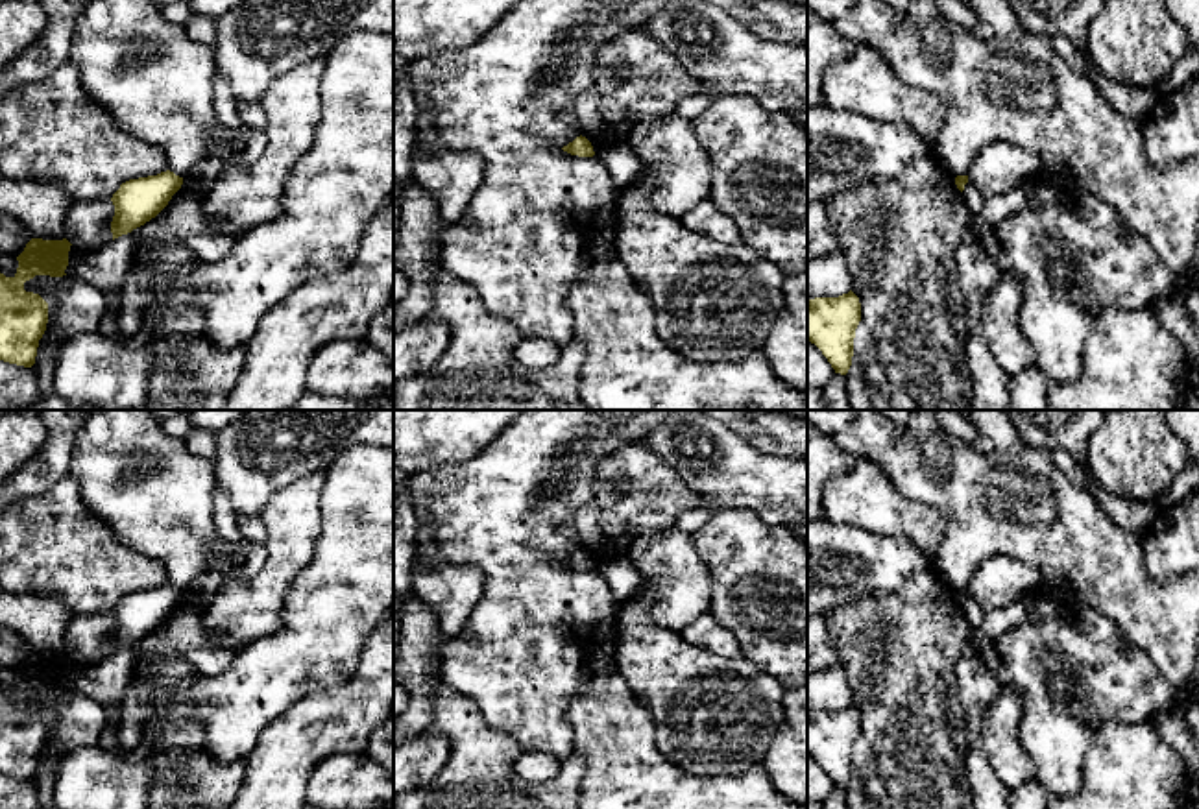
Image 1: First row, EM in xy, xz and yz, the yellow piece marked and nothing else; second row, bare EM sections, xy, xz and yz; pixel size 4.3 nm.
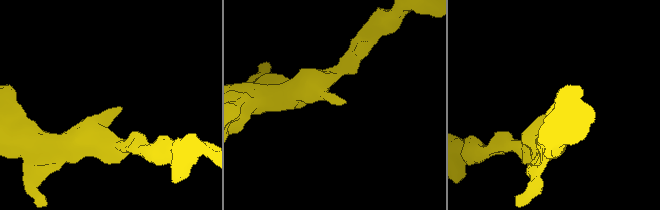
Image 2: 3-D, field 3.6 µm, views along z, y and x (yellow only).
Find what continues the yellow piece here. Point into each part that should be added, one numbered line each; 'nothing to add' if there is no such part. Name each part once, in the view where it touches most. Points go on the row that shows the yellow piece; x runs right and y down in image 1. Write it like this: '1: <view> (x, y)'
nothing to add

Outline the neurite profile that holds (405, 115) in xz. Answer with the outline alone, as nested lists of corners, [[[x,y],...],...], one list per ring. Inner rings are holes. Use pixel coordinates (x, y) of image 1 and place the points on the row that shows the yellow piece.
[[[394,46],[394,181],[406,194],[416,181],[412,170],[412,151],[416,148],[418,109],[406,79],[406,61]]]

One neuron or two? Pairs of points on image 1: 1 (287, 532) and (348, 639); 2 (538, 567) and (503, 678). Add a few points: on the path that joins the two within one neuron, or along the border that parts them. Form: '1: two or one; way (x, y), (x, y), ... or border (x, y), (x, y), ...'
1: two; border (322, 525), (314, 556), (292, 580), (285, 604)
2: one; way (531, 595), (531, 632), (521, 651)

